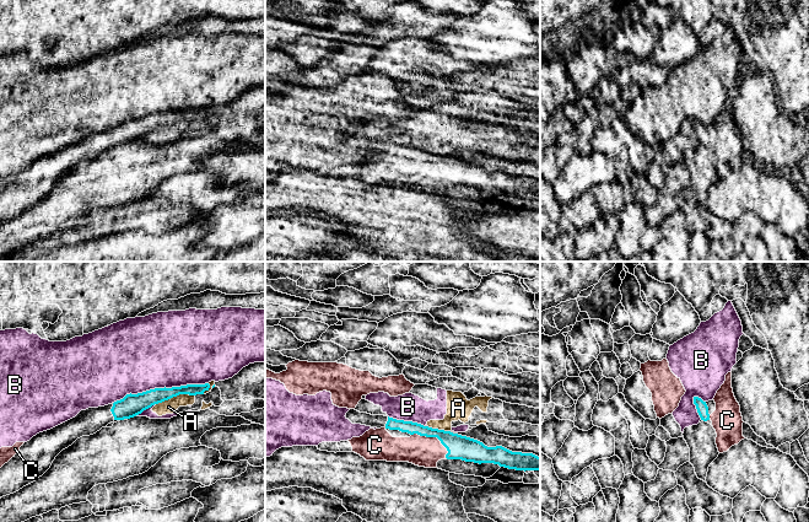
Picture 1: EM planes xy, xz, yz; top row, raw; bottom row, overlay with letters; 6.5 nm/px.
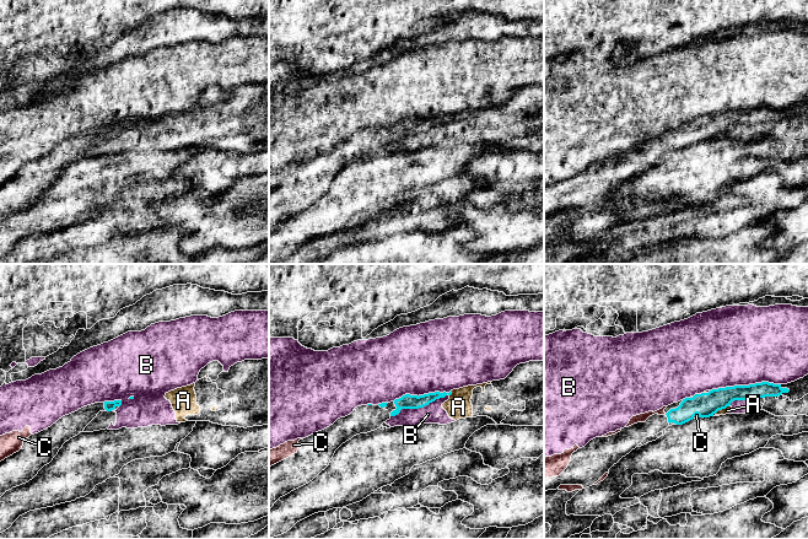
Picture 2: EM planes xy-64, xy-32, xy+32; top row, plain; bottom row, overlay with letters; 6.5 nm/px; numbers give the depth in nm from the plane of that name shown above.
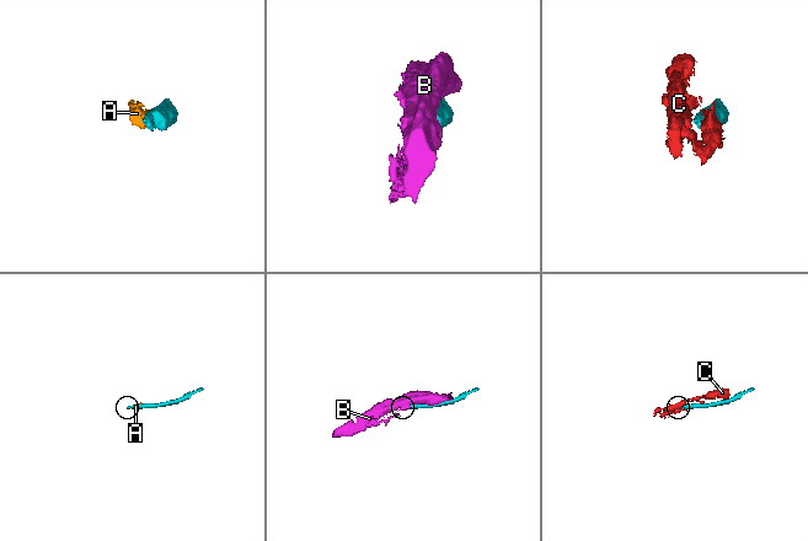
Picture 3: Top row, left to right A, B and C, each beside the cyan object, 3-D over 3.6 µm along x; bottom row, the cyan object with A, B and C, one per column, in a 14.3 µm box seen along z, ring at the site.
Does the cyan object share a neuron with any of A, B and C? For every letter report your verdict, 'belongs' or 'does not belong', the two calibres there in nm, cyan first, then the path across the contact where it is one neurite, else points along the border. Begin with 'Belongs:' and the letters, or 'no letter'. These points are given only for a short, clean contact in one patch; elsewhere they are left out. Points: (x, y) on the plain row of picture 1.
Belongs: no letter
A: does not belong | 120/100 nm | along xy (194, 119), (177, 119), (156, 129)
B: does not belong | 150/480 nm
C: does not belong | 160/200 nm

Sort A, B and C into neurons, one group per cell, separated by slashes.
A / B C

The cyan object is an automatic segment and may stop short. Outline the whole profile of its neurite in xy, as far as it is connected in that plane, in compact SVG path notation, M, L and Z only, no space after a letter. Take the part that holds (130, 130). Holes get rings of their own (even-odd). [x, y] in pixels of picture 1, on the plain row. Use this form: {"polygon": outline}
{"polygon": "M209 108L155 113L126 119L123 124L104 131L81 135L75 142L33 161L0 193L0 222L36 206L50 193L55 182L77 163L93 160L115 145L134 142L152 130L179 119L204 119L209 113Z"}

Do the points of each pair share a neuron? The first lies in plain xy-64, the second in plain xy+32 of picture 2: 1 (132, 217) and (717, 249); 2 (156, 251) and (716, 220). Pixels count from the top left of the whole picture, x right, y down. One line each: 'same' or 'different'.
1: different
2: different

